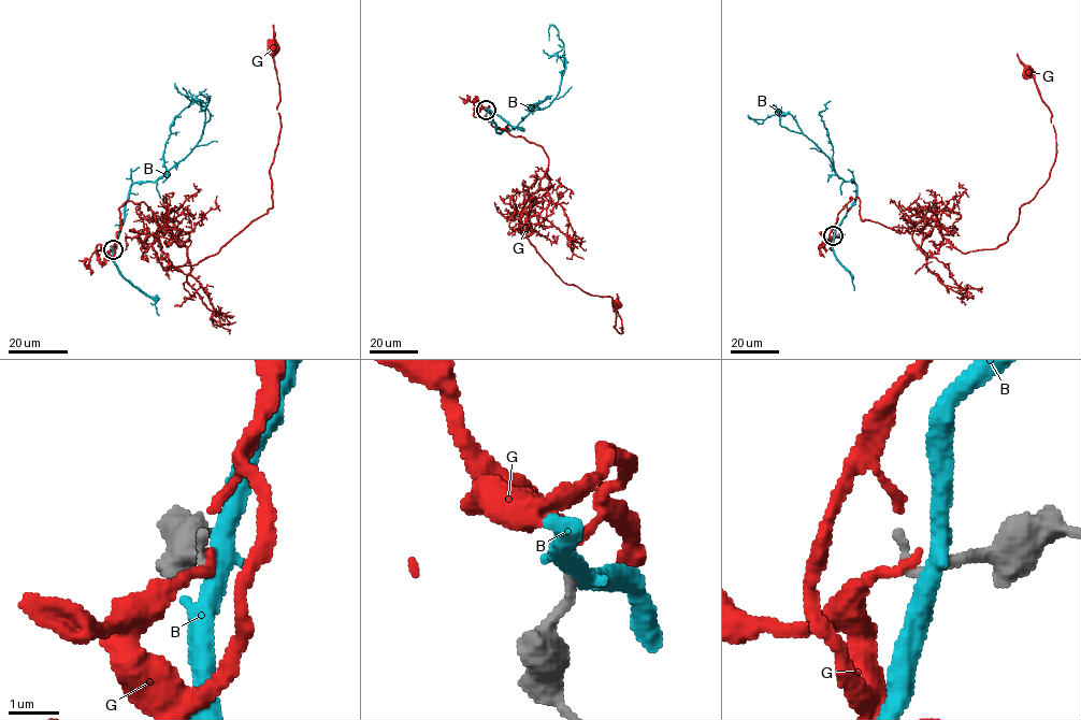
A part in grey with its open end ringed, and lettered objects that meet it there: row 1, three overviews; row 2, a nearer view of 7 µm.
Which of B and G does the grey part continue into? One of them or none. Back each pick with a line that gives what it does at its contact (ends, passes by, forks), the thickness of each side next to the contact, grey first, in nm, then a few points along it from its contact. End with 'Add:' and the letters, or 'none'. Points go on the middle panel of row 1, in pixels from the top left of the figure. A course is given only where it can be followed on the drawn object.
Add: none

